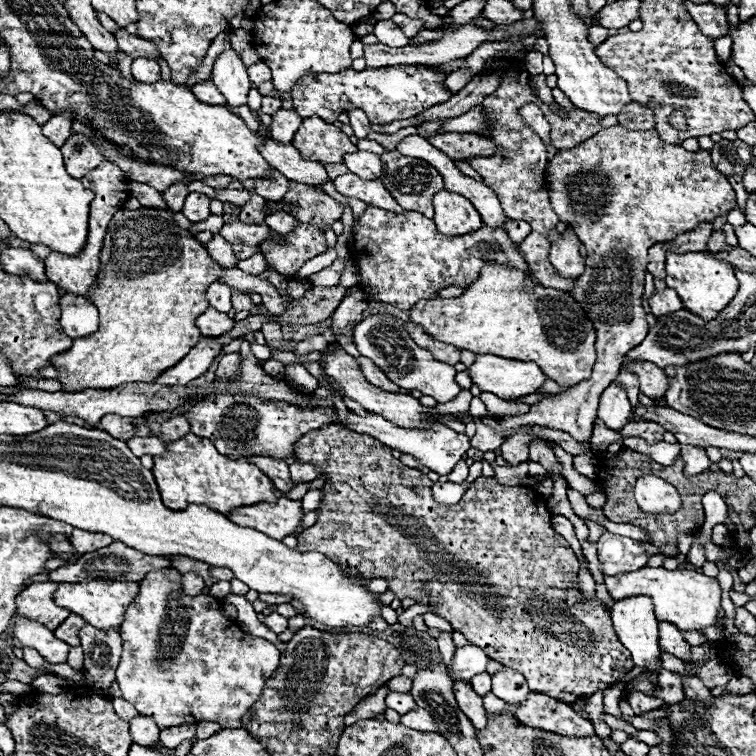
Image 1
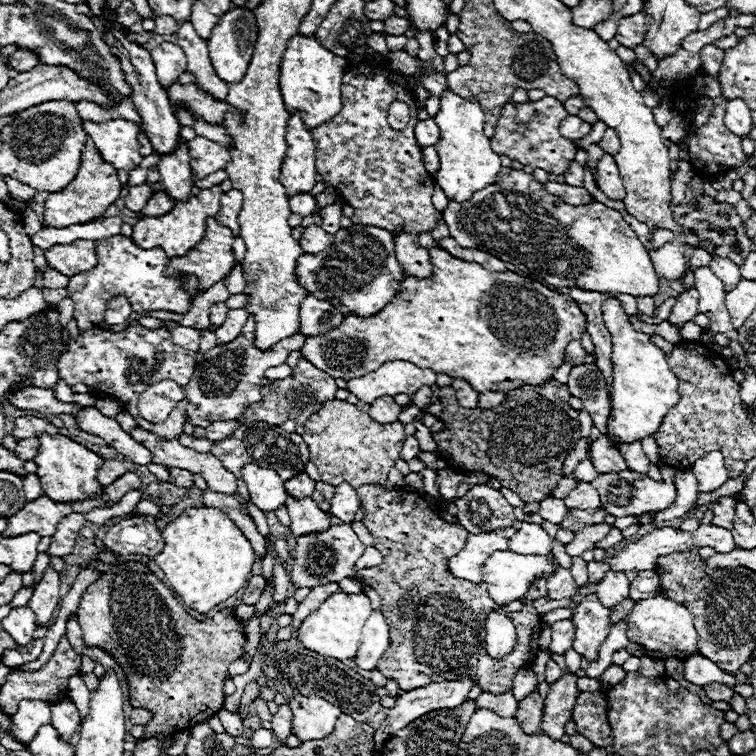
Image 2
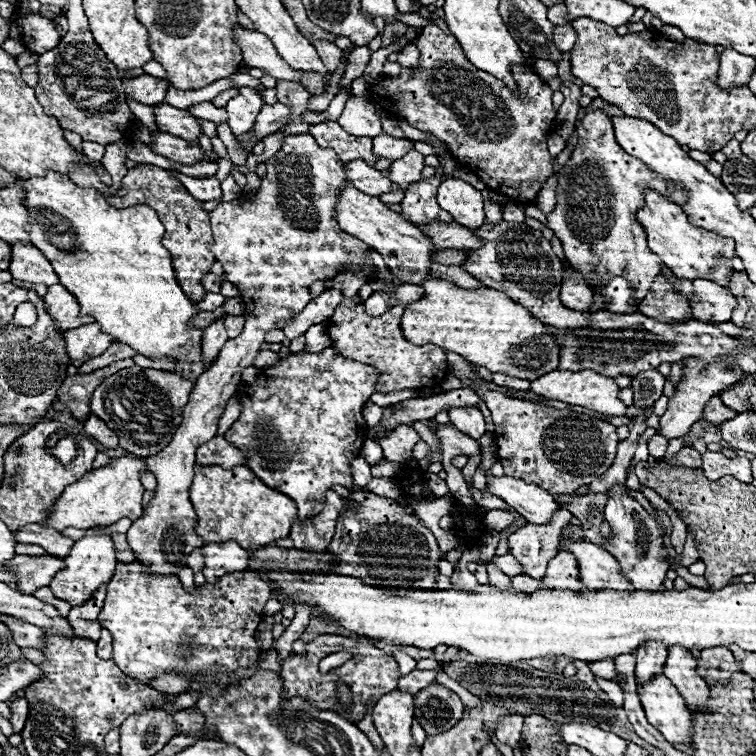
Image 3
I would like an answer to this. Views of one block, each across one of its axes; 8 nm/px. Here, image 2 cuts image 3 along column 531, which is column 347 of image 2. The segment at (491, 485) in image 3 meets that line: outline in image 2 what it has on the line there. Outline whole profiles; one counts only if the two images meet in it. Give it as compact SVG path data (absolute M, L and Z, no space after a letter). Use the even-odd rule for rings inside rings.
M346 482L336 486L336 494L330 504L330 514L338 516L342 522L350 524L354 520L354 514L358 508L360 508L360 500L358 500L356 490Z

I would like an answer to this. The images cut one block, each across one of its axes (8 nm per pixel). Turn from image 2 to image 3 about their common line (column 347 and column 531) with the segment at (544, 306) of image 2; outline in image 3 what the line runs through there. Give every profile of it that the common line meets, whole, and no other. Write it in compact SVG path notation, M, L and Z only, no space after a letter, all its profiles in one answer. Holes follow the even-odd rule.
M442 278L426 280L424 290L426 294L420 300L406 304L400 318L400 328L408 342L416 346L436 344L464 356L476 366L514 378L532 380L558 368L556 354L560 354L560 350L556 350L556 342L552 342L552 336L544 330L544 324L506 294L490 288L470 292Z

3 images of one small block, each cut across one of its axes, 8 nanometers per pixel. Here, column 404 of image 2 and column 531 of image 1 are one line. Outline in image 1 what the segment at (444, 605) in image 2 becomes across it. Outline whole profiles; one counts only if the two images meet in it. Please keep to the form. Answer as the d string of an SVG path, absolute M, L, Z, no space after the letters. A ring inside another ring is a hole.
M342 430L342 434L304 434L296 440L296 450L294 450L294 458L296 462L312 462L316 464L322 474L328 482L332 484L324 484L324 498L318 506L318 518L316 518L316 524L312 528L306 528L300 536L298 536L298 548L302 552L320 552L320 554L326 554L332 562L336 562L344 572L348 572L350 576L360 576L364 582L370 582L374 578L384 578L388 580L388 588L394 592L396 598L404 600L404 598L424 598L424 586L412 586L412 584L424 584L424 582L458 582L460 586L464 586L464 598L462 594L456 594L454 598L458 602L440 602L442 598L448 600L450 596L444 594L444 596L438 596L436 592L436 598L426 598L426 600L438 600L438 602L418 602L418 604L434 604L436 606L436 614L442 616L444 620L448 620L456 632L462 632L466 636L466 640L474 646L480 646L488 658L504 664L504 666L512 666L514 670L520 670L520 674L524 674L530 690L534 692L542 692L542 694L548 694L560 702L566 702L566 704L572 704L576 700L586 700L590 698L592 694L596 692L604 692L606 688L610 688L612 684L618 684L624 680L626 672L630 672L634 668L634 662L628 654L628 650L618 642L618 636L612 628L612 622L610 622L610 612L606 610L604 602L598 600L596 596L594 598L584 598L580 596L578 598L578 604L576 606L568 606L566 604L566 590L568 588L580 588L580 582L578 582L578 570L580 570L580 564L578 564L578 558L576 554L572 552L570 544L554 532L552 524L550 524L550 510L546 506L546 498L542 494L538 494L536 490L530 490L530 488L524 488L524 486L500 486L496 482L496 478L476 478L470 488L466 490L466 494L462 496L462 500L458 504L452 504L452 506L446 506L446 504L438 504L434 498L432 498L432 486L434 482L422 474L420 470L414 470L414 468L408 468L404 466L398 458L392 456L392 450L388 450L388 446L384 446L382 442L376 442L376 438L368 438L368 436L362 436L362 434L352 434L352 430Z

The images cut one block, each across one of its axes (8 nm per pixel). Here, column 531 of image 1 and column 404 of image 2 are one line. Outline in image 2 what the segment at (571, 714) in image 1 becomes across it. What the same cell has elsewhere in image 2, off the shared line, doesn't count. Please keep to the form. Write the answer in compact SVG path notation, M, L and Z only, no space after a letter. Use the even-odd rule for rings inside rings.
M462 674L460 680L442 680L442 682L430 682L422 688L414 688L410 692L404 692L400 696L400 702L392 708L392 716L386 726L378 728L378 734L374 736L376 750L384 746L388 738L396 734L396 730L404 728L408 722L424 716L430 710L436 708L452 708L466 700L470 688L476 686L474 680L468 678L468 674Z

